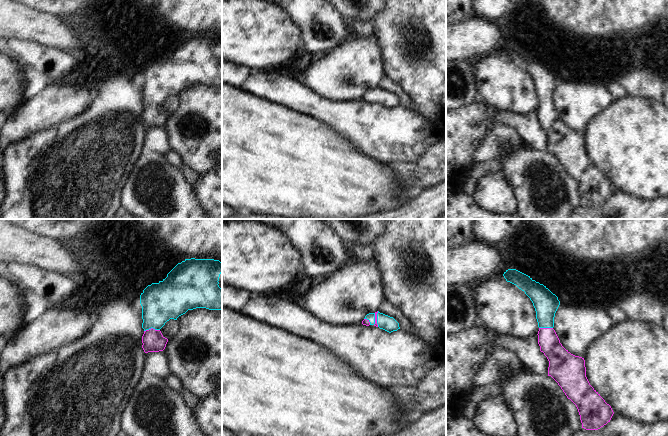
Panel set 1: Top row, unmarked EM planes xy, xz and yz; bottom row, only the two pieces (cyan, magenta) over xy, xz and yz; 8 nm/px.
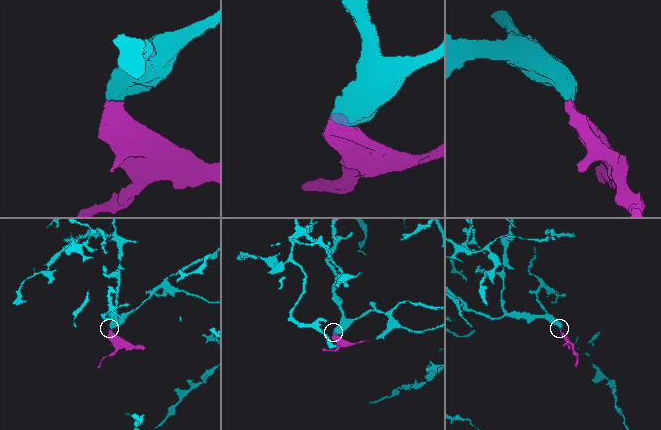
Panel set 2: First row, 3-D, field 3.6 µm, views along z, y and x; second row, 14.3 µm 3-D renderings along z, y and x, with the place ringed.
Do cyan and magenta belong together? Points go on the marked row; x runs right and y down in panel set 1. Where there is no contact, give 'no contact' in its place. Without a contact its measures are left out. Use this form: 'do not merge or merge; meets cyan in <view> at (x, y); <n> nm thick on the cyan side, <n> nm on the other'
merge; meets cyan in xy at (151, 327); 320 nm thick on the cyan side, 180 nm on the other

